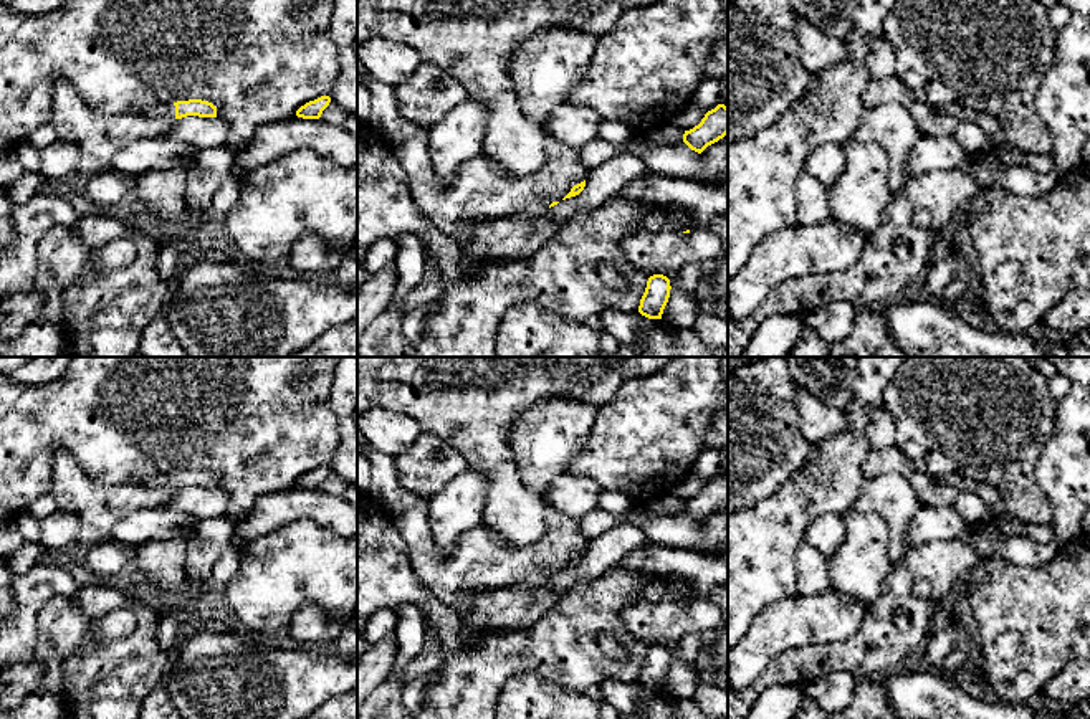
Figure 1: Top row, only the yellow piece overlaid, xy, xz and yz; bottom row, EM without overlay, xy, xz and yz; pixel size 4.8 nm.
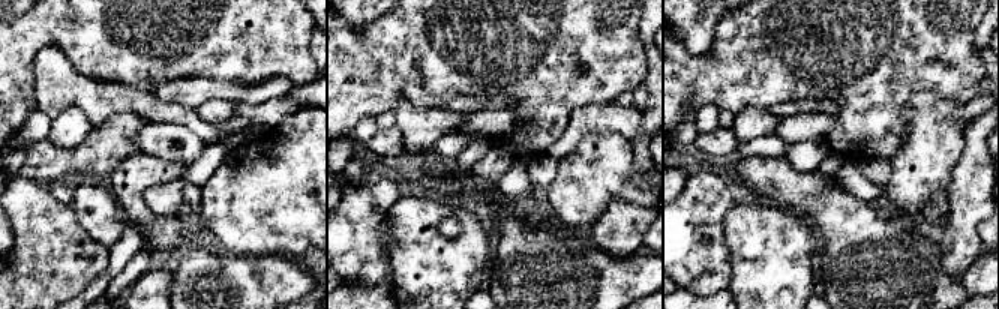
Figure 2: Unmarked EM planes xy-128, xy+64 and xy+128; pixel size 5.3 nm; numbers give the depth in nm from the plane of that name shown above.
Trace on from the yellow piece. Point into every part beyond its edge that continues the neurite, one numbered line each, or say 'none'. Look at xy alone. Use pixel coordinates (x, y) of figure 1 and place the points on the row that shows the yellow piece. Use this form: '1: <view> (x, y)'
1: xy (167, 111)

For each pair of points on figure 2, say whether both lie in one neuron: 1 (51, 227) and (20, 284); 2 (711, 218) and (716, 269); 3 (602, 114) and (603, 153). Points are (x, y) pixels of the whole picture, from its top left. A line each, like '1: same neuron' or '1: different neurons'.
1: same neuron
2: same neuron
3: different neurons

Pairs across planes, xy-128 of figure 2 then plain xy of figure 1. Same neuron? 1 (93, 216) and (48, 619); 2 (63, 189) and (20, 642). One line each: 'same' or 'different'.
1: different
2: same

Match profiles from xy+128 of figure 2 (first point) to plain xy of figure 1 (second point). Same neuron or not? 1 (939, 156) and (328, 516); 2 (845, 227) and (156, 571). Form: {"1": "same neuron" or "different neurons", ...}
{"1": "different neurons", "2": "different neurons"}

